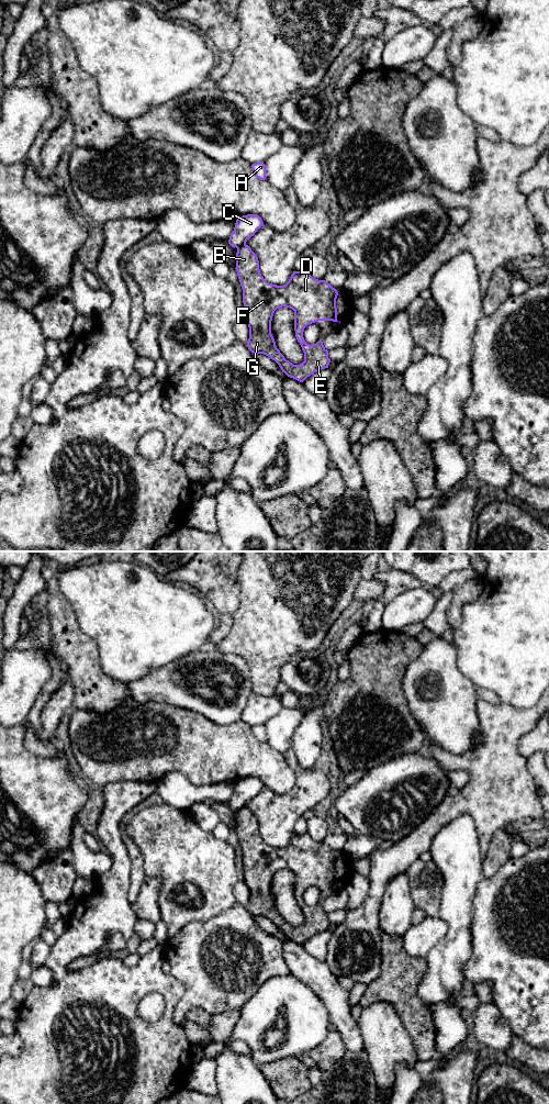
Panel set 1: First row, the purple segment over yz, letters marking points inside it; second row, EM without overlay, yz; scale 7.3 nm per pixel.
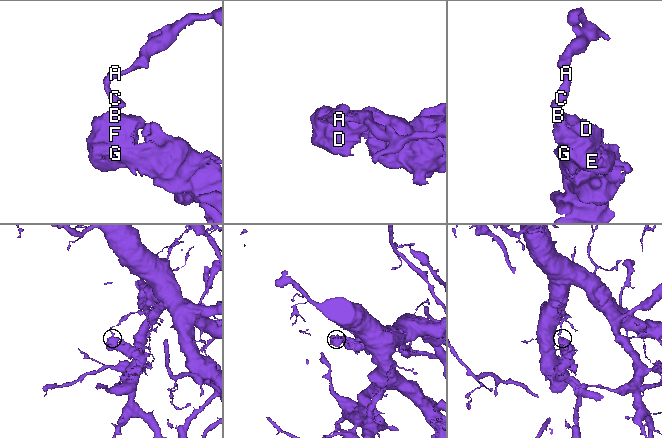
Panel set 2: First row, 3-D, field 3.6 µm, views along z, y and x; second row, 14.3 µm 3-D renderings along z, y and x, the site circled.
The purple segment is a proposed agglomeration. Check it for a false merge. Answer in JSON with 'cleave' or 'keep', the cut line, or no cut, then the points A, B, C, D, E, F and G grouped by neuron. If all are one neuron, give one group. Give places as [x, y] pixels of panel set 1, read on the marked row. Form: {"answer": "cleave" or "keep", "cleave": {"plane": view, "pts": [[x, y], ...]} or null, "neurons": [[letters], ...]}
{"answer": "cleave", "cleave": {"plane": "yz", "pts": [[245, 243], [237, 248]]}, "neurons": [["A", "C"], ["B", "D", "E", "F", "G"]]}

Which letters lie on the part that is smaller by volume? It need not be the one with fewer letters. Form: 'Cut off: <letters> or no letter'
Cut off: B, D, E, F, G

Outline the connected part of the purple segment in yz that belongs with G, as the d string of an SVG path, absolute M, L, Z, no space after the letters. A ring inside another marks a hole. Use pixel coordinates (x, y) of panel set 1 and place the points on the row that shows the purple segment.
M246 244L237 248L235 269L243 289L244 319L249 327L249 338L246 345L248 349L253 354L264 354L270 357L279 365L282 372L300 382L303 382L314 372L328 368L330 359L322 339L316 344L310 345L304 341L303 332L309 324L318 321L338 322L336 308L337 290L325 280L313 278L307 271L293 271L289 281L283 286L267 282L260 274L257 255ZM282 306L290 308L294 311L295 337L304 353L304 361L300 365L293 365L284 358L277 348L271 334L273 313Z

